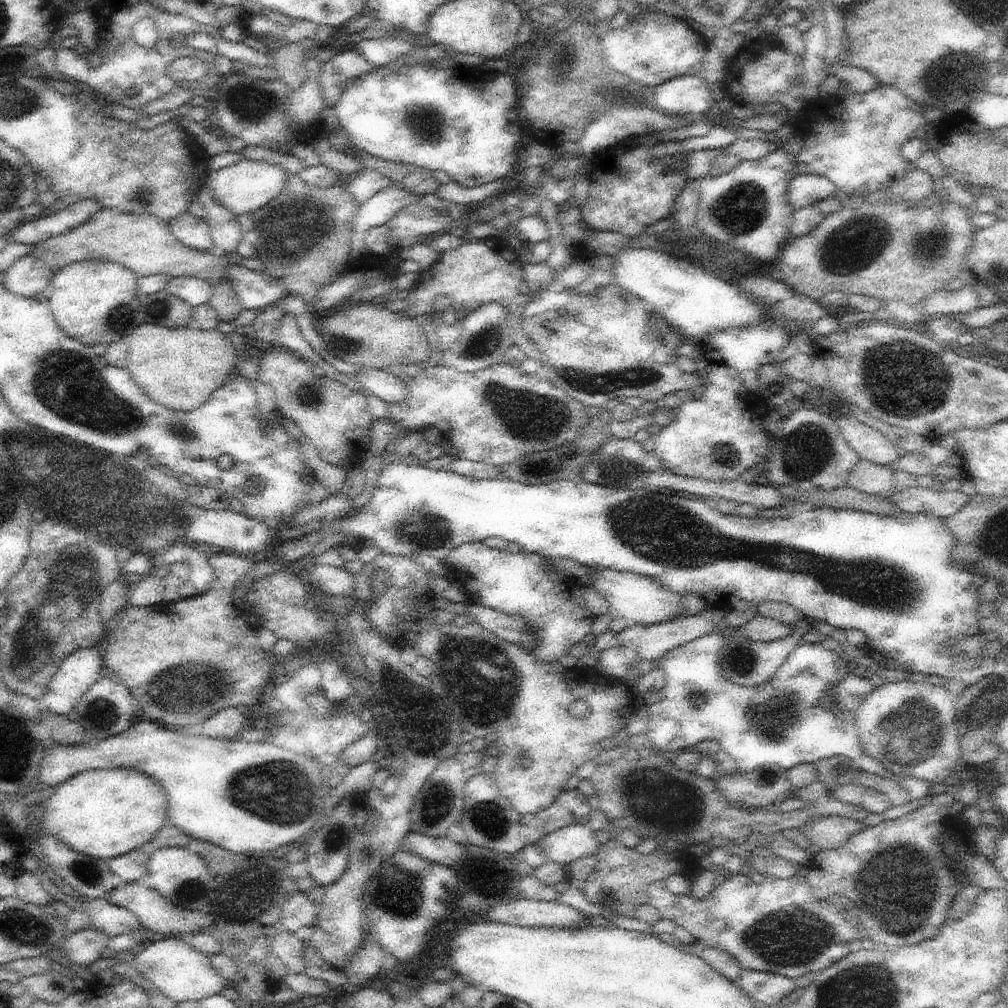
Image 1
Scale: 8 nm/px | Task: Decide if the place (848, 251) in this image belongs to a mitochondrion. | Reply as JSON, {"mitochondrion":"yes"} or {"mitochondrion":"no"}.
{"mitochondrion":"yes"}

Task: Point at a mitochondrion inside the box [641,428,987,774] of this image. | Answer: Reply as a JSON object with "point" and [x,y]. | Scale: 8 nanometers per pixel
{"point":[910,732]}

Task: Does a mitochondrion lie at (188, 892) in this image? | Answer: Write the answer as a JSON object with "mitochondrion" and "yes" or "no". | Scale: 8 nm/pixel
{"mitochondrion":"yes"}

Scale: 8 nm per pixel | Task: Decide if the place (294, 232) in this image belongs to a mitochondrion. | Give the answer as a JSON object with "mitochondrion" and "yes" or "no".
{"mitochondrion":"yes"}

